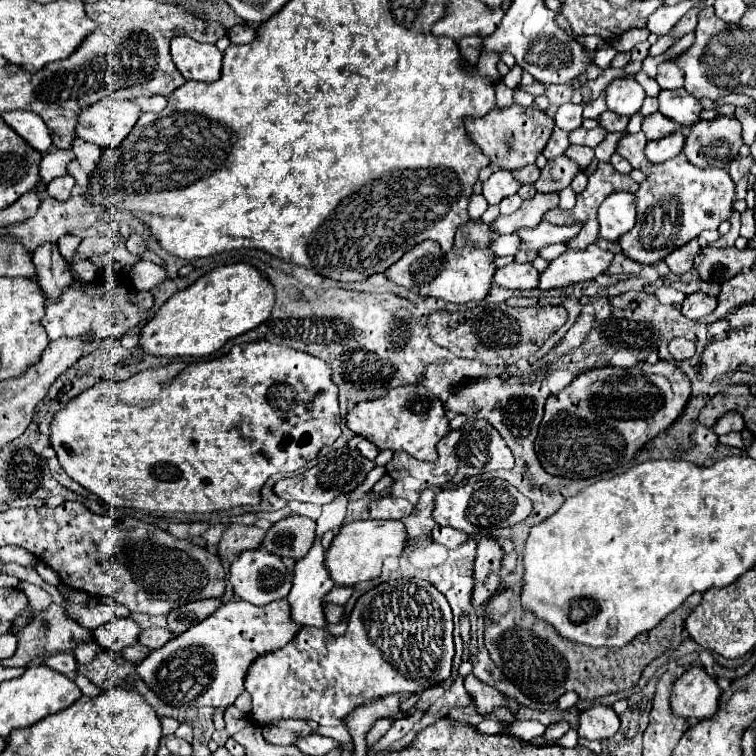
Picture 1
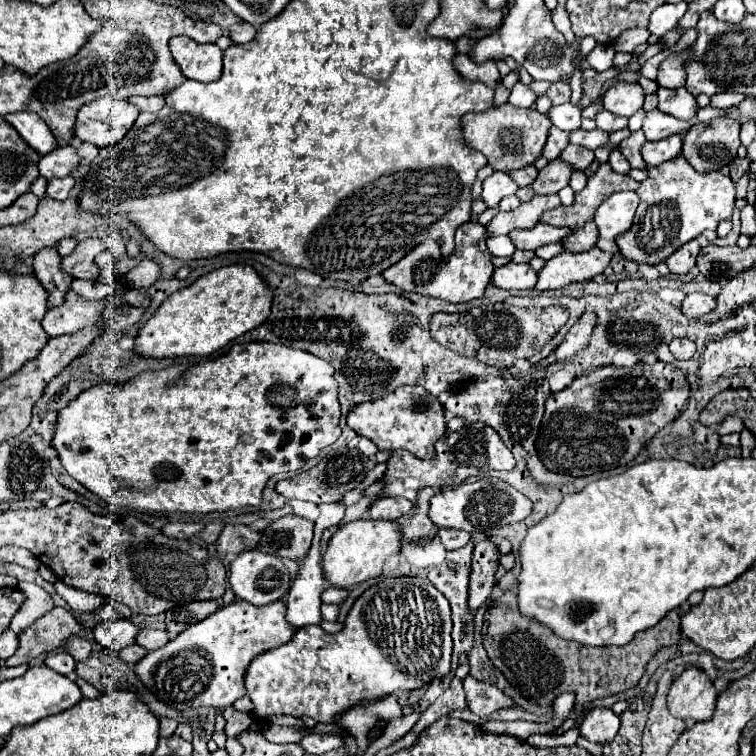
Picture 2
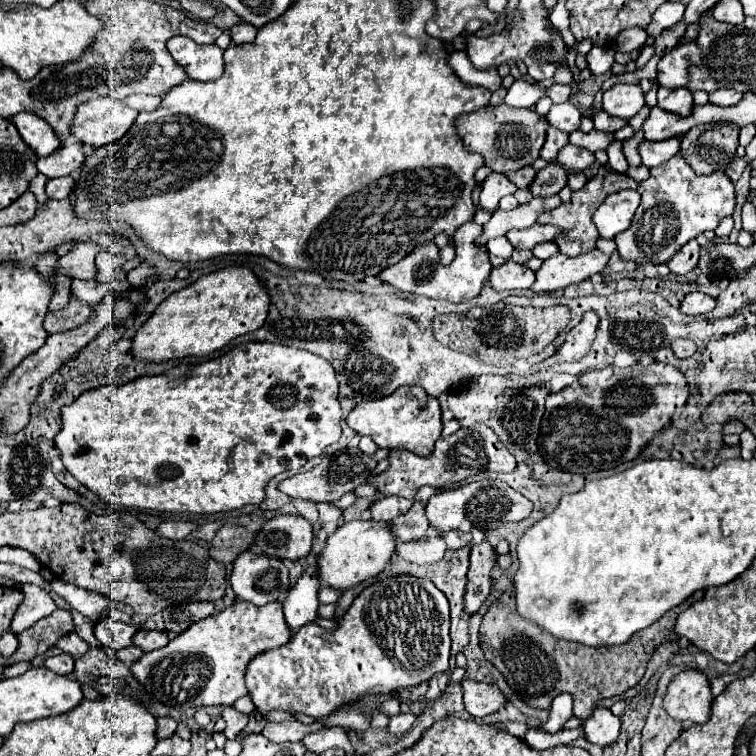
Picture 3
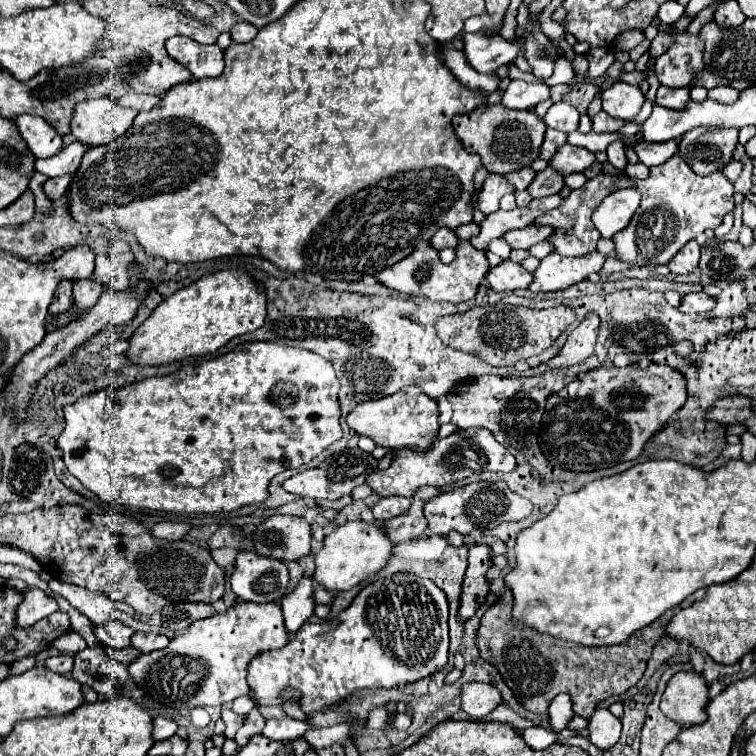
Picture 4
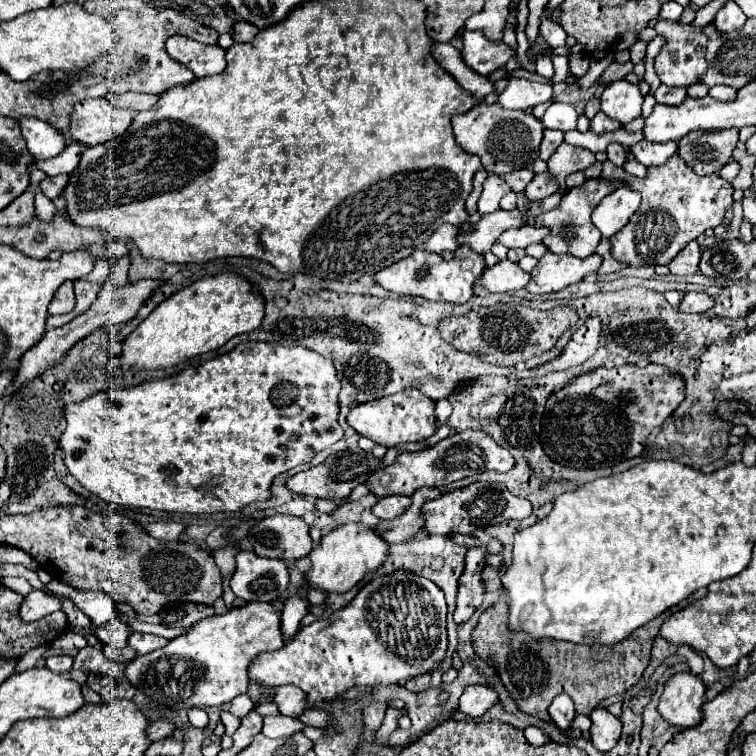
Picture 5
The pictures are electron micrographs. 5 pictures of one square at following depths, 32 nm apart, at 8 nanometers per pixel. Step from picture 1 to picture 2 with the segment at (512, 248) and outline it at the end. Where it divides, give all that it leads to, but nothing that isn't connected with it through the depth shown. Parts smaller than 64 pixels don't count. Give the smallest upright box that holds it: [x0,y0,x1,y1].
[486,238,516,258]

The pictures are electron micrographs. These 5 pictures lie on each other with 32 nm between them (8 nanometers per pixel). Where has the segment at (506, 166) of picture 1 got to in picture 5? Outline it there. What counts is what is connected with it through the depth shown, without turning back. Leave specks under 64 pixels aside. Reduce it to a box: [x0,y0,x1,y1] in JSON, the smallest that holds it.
[452,104,544,176]

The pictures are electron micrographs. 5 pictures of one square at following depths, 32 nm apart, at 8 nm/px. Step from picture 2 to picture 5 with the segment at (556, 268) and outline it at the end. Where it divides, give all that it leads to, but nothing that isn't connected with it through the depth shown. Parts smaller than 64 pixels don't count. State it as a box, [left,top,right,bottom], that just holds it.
[526,252,602,296]

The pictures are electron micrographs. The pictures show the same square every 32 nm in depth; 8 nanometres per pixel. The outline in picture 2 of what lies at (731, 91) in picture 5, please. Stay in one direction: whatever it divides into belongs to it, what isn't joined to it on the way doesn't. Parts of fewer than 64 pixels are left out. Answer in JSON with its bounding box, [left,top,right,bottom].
[710,92,746,108]

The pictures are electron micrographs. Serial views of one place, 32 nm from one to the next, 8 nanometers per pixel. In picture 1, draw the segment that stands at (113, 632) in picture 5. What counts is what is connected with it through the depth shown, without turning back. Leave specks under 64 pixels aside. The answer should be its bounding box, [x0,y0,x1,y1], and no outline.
[94,616,140,652]

